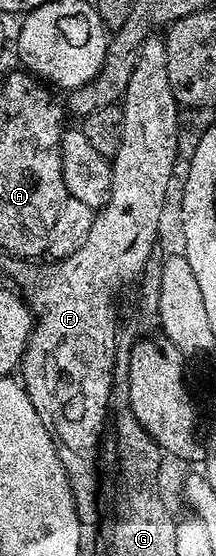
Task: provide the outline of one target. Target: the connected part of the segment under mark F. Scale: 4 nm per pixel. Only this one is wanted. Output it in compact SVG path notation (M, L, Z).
M149 35L144 38L144 42L140 45L140 50L136 52L136 62L130 71L130 79L126 83L124 92L128 97L122 102L124 123L121 131L121 143L115 156L113 156L110 161L112 166L112 182L110 183L108 199L100 206L94 223L90 227L90 235L86 235L86 243L82 243L82 247L78 247L78 251L74 251L74 255L63 259L56 259L48 263L52 265L44 265L41 269L26 270L24 273L24 289L22 288L22 296L34 318L32 334L28 337L27 347L24 348L24 359L22 362L24 377L22 376L22 384L24 390L30 395L30 403L34 403L34 411L38 415L38 419L42 419L46 431L57 444L56 450L60 456L62 467L68 472L68 482L72 488L72 497L76 500L76 514L80 520L80 528L85 538L95 535L96 524L100 521L100 505L96 502L96 496L100 493L100 477L96 474L96 456L100 453L100 436L104 433L104 424L107 426L110 421L109 401L112 397L114 345L115 339L118 336L118 330L116 330L116 309L112 304L116 301L116 292L118 292L131 277L138 276L139 273L143 271L144 264L151 259L152 253L154 254L154 248L157 246L157 239L153 236L153 229L156 226L157 214L160 214L159 205L161 200L169 199L170 197L168 184L172 181L172 168L176 165L176 148L180 145L180 126L182 126L182 123L181 120L173 116L173 98L172 92L170 91L170 75L166 71L166 47L164 46L163 36Z

